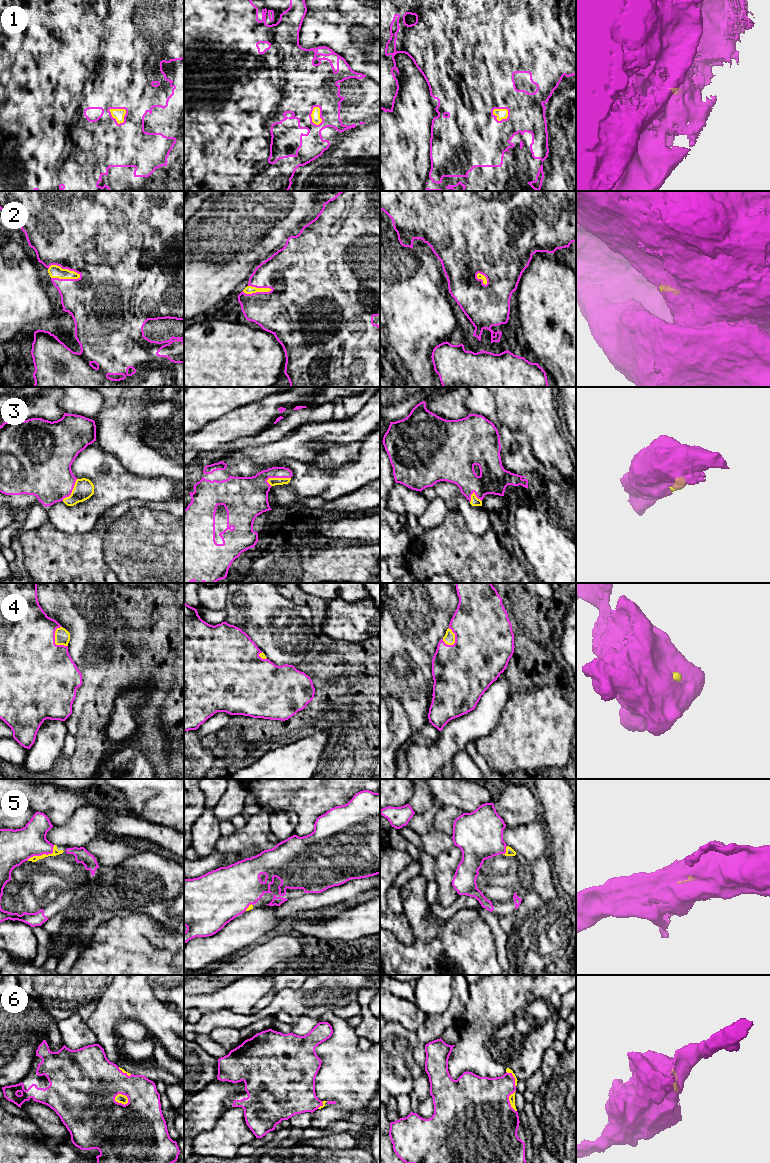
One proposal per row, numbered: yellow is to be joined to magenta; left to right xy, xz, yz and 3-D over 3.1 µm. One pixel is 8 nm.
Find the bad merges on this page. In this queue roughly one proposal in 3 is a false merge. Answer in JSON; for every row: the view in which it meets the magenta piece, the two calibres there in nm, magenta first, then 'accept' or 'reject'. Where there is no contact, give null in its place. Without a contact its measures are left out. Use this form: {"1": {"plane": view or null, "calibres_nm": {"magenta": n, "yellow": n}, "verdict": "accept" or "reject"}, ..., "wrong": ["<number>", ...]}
{"1": {"plane": "xy", "calibres_nm": {"magenta": 400, "yellow": 90}, "verdict": "accept"}, "2": {"plane": "xy", "calibres_nm": {"magenta": 500, "yellow": 100}, "verdict": "accept"}, "3": {"plane": "xz", "calibres_nm": {"magenta": 260, "yellow": 60}, "verdict": "accept"}, "4": {"plane": "xy", "calibres_nm": {"magenta": 480, "yellow": 130}, "verdict": "accept"}, "5": {"plane": "xy", "calibres_nm": {"magenta": 280, "yellow": 50}, "verdict": "accept"}, "6": {"plane": "xy", "calibres_nm": {"magenta": 460, "yellow": 70}, "verdict": "accept"}, "wrong": []}

